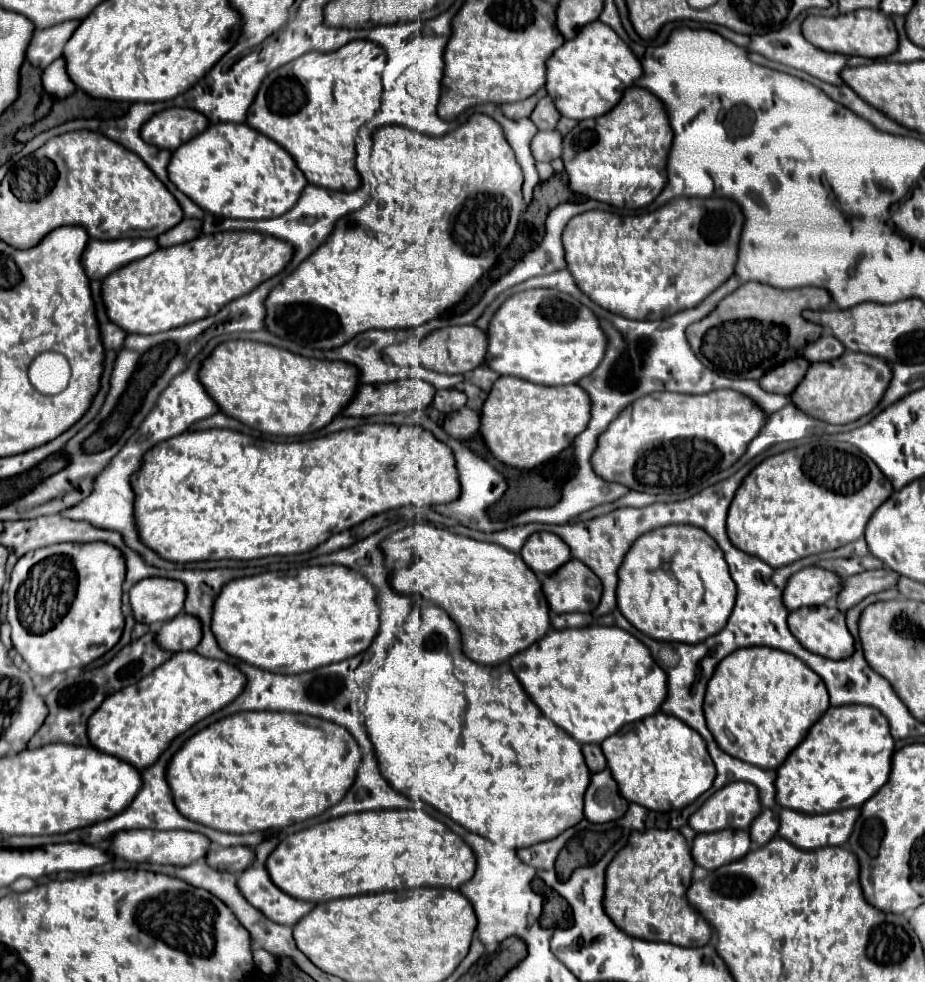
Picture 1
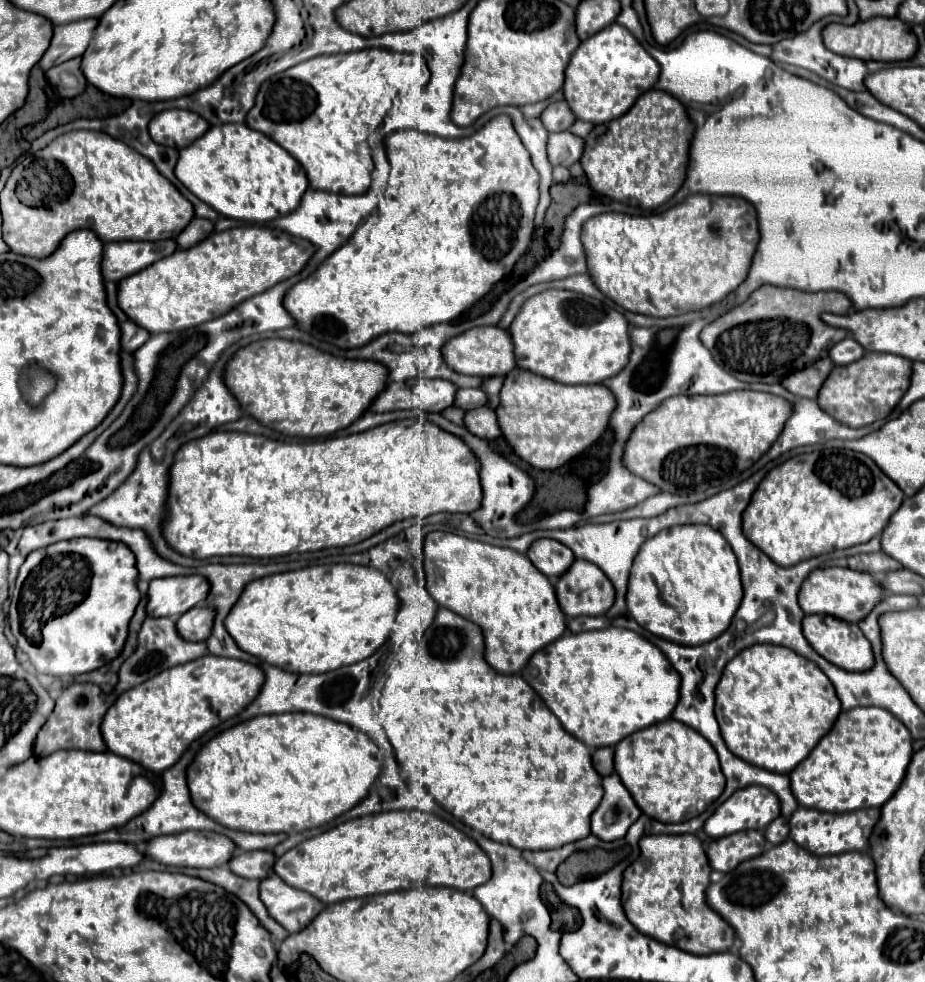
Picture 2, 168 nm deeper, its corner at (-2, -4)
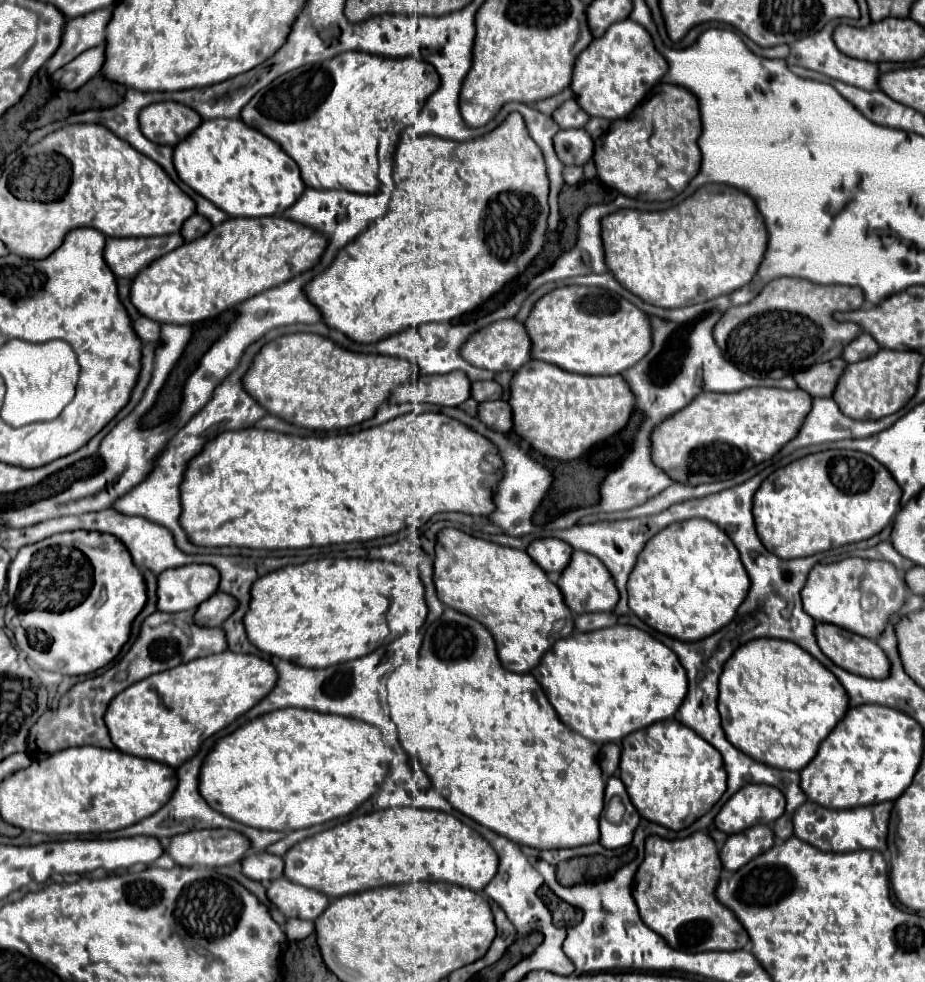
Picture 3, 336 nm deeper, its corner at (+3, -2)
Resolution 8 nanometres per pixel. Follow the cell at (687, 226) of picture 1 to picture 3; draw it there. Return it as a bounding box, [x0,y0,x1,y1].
[603,185,767,307]

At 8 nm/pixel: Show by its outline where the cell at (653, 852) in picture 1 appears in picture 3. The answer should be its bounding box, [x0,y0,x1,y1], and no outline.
[633,831,749,953]

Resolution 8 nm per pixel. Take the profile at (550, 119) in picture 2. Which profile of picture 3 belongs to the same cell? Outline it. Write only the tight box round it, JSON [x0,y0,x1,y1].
[553,99,591,129]

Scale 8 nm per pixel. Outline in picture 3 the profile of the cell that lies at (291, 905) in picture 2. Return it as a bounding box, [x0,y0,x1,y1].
[267,877,329,921]

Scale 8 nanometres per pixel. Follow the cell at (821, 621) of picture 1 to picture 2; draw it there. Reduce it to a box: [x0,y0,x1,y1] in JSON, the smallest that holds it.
[802,615,872,671]

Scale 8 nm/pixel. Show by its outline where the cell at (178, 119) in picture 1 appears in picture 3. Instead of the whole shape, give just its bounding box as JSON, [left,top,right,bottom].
[139,101,203,145]

